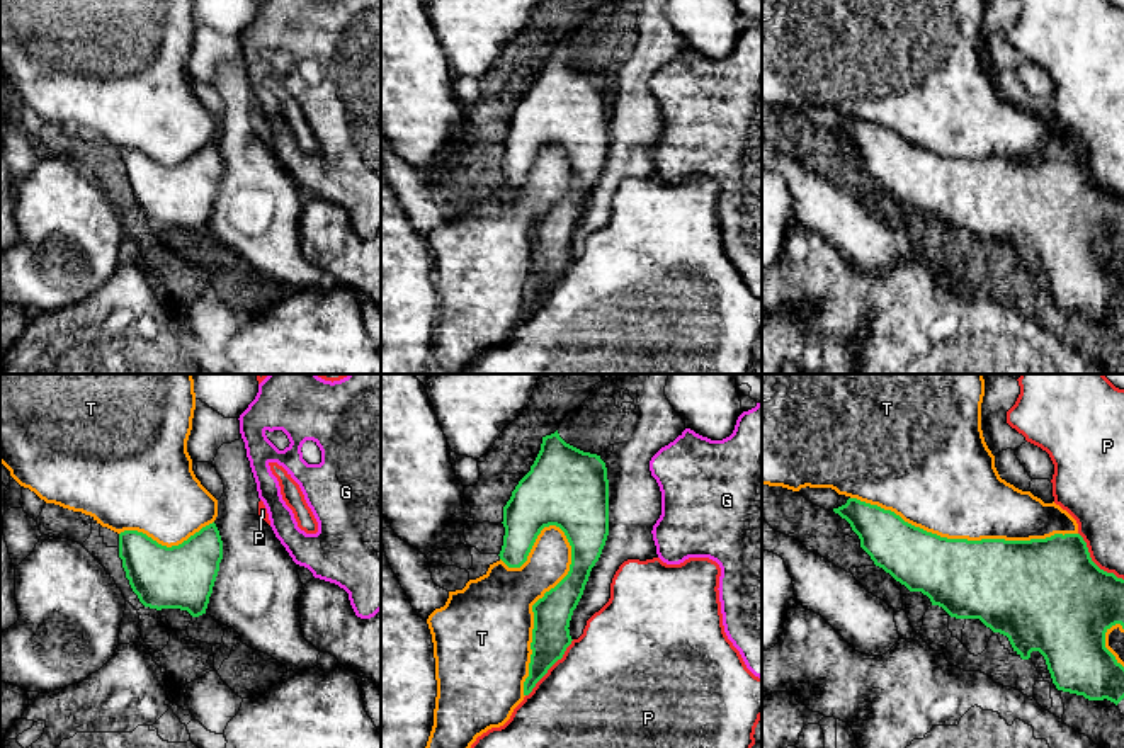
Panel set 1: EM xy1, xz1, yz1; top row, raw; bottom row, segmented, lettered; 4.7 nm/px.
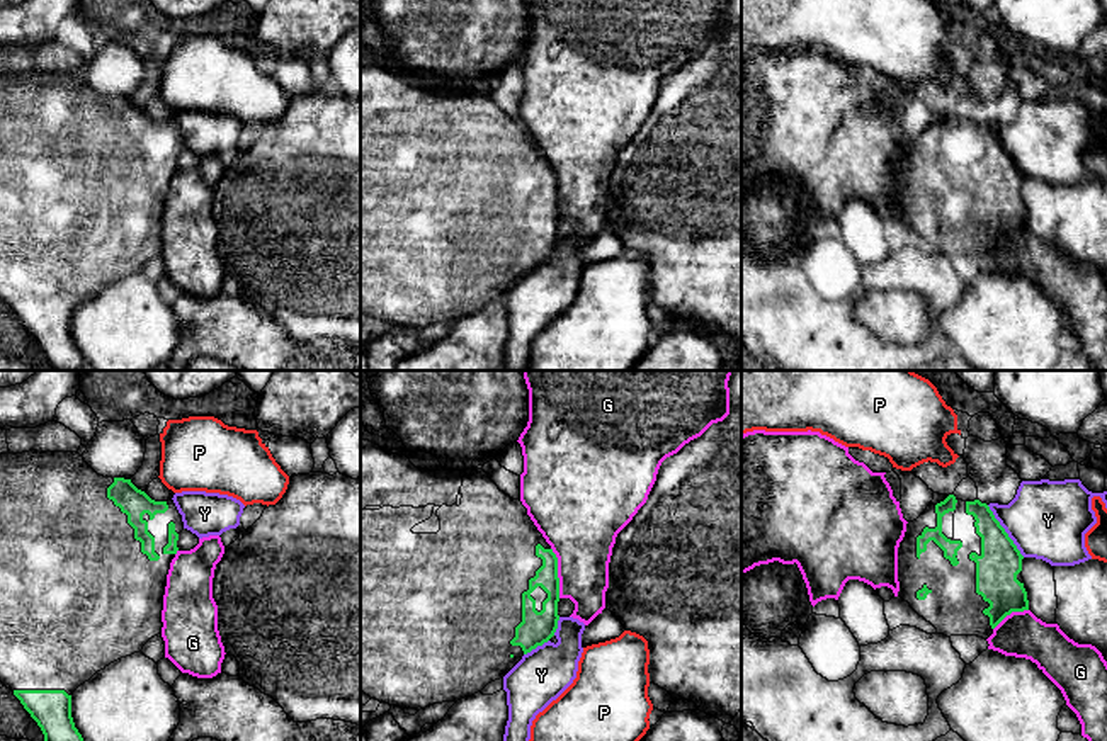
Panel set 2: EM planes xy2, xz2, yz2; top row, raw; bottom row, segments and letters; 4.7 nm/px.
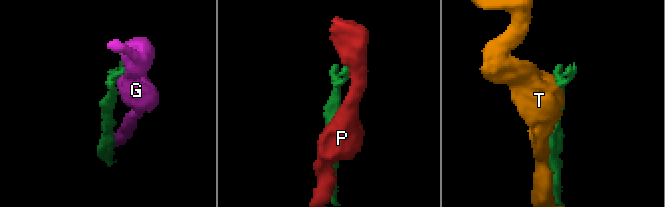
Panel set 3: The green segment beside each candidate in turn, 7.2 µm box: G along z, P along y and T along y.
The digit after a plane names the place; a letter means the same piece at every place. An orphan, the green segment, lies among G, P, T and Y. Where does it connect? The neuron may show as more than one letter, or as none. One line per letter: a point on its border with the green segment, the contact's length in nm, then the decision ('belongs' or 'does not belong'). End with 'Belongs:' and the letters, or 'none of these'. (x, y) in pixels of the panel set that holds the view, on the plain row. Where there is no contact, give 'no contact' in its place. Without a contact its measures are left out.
G: meets green in xz2 at (556, 192); contact 240 nm long; does not belong
P: meets green in xz1 at (550, 286); contact 360 nm long; does not belong
T: meets green in xz1 at (533, 228); contact 850 nm long; does not belong
Y: meets green in yz2 at (1004, 150); contact 300 nm long; does not belong
Belongs: none of these

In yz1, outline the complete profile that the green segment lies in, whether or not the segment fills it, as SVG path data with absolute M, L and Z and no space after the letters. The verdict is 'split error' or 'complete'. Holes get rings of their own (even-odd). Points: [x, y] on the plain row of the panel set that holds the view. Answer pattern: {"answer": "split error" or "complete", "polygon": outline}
{"answer": "complete", "polygon": "M849 117L833 131L850 143L860 158L860 167L874 184L910 211L922 211L932 224L942 226L951 236L979 238L993 252L1007 255L1022 279L1029 279L1032 270L1039 270L1058 309L1083 314L1088 320L1107 318L1115 325L1124 318L1124 286L1105 267L1105 252L1115 243L1124 248L1124 199L1100 189L1092 180L1080 153L1054 153L1030 160L947 158L905 141L891 129L857 117Z"}

